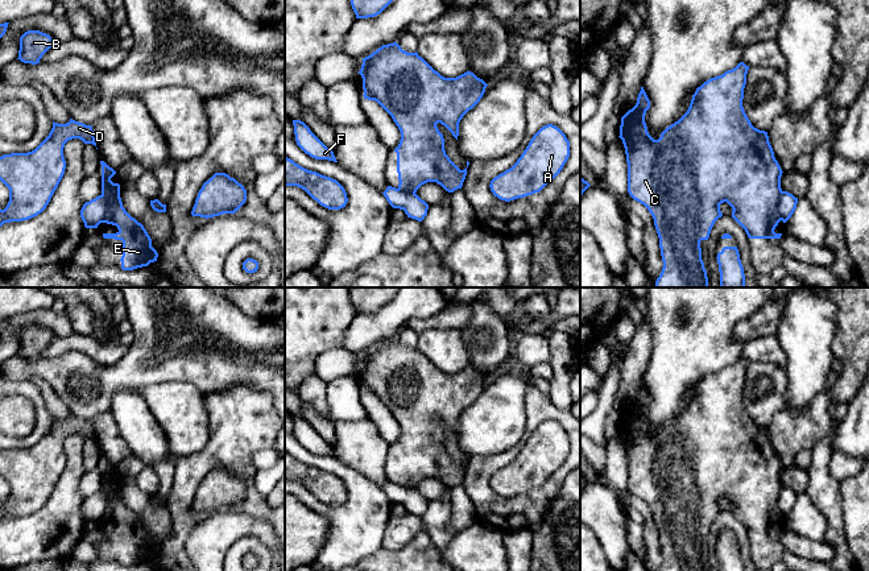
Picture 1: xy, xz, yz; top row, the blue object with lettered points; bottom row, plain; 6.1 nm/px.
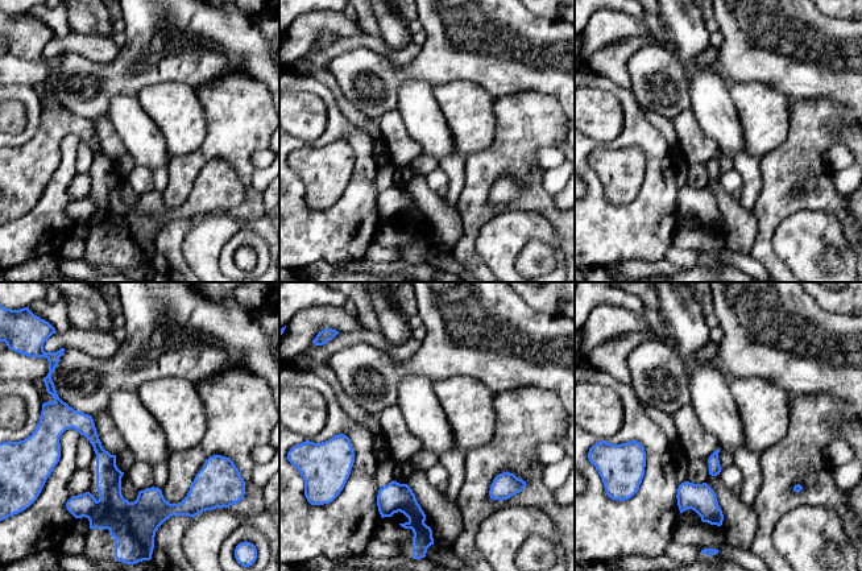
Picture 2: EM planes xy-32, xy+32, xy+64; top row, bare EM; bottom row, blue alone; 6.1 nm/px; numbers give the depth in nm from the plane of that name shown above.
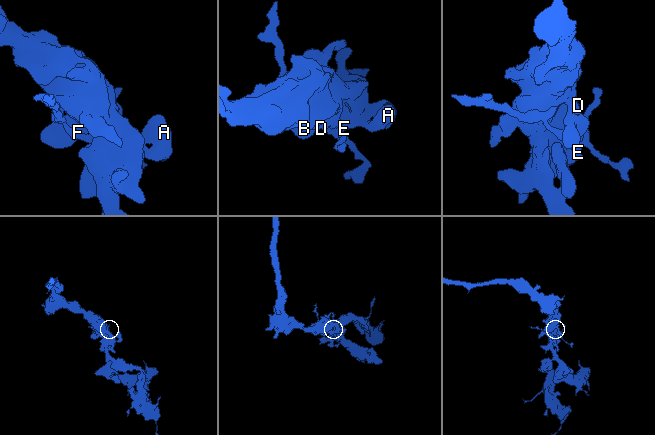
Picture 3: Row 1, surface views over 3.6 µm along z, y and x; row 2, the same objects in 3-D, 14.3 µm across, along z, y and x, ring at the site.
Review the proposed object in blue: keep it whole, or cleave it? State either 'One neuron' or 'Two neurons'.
Two neurons

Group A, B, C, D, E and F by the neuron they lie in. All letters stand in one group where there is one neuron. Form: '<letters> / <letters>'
A B C D E / F

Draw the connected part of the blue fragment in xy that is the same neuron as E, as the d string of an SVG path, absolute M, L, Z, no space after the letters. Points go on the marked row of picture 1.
M100 161L100 165L102 195L108 202L108 212L103 223L116 225L119 229L116 233L103 233L103 237L123 241L123 256L120 258L123 270L148 266L158 257L157 251L152 247L152 239L144 225L123 207L120 185L111 181L116 171L104 161Z

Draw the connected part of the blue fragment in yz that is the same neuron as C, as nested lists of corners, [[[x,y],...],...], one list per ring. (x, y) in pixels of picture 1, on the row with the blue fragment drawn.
[[[740,62],[734,69],[728,70],[723,75],[711,78],[707,82],[704,82],[700,87],[696,88],[695,94],[692,95],[687,112],[678,121],[667,127],[661,133],[661,137],[658,140],[654,140],[649,135],[645,123],[646,111],[650,108],[650,100],[644,87],[641,87],[636,105],[621,117],[618,137],[622,140],[625,154],[626,154],[628,193],[634,200],[640,202],[649,210],[649,212],[654,219],[654,225],[659,237],[659,248],[661,248],[663,268],[659,277],[655,281],[655,287],[708,287],[707,270],[702,260],[700,241],[708,240],[715,222],[723,216],[720,211],[720,204],[724,202],[727,202],[732,207],[733,210],[732,218],[745,229],[749,239],[781,239],[782,236],[782,233],[775,233],[774,229],[781,222],[777,212],[777,207],[778,207],[779,196],[782,194],[781,177],[783,171],[774,157],[773,148],[769,142],[767,132],[754,128],[744,111],[742,99],[744,99],[744,88],[746,84],[748,70],[749,66],[746,66],[744,62]]]

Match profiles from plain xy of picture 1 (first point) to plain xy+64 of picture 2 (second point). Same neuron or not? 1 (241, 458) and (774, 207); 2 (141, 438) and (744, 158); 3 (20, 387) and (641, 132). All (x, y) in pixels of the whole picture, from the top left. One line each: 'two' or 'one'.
1: one
2: two
3: one

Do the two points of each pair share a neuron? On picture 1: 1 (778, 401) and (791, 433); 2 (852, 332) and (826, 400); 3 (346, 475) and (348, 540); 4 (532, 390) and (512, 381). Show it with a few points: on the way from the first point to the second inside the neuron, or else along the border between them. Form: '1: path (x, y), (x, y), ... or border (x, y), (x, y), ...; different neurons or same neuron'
1: border (785, 409), (766, 426); different neurons
2: path (852, 350), (852, 373), (843, 383); same neuron
3: path (355, 491), (355, 524); same neuron
4: border (528, 379), (525, 389), (526, 420); different neurons

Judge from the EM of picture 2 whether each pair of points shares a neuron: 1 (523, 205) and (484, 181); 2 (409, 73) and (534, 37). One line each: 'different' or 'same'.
1: same
2: same

